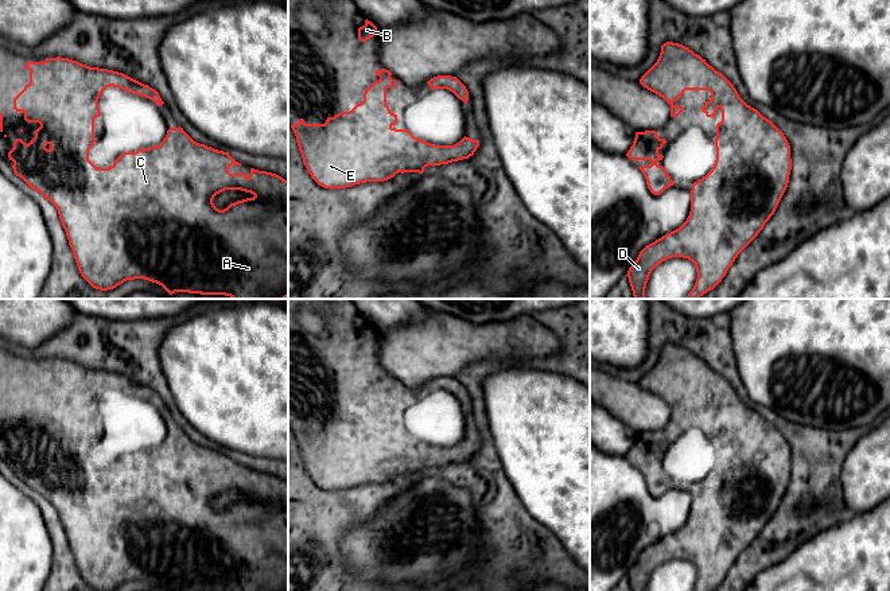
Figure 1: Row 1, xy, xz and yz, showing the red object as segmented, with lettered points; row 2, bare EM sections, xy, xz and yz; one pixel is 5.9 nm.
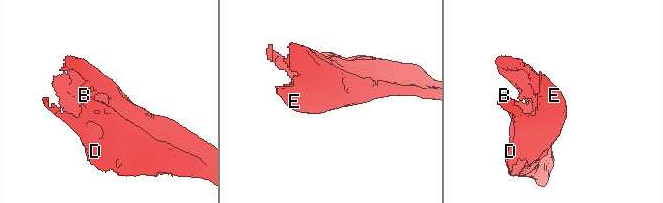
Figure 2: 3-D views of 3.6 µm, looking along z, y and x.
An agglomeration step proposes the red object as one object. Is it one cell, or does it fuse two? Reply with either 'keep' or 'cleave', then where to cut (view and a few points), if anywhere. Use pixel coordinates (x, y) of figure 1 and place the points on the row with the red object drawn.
keep; no cut

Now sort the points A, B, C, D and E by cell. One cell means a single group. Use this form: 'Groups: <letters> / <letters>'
Groups: A B C D E

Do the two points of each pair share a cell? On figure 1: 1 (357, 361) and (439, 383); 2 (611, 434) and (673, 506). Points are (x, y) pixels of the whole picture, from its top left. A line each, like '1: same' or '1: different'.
1: same
2: different

